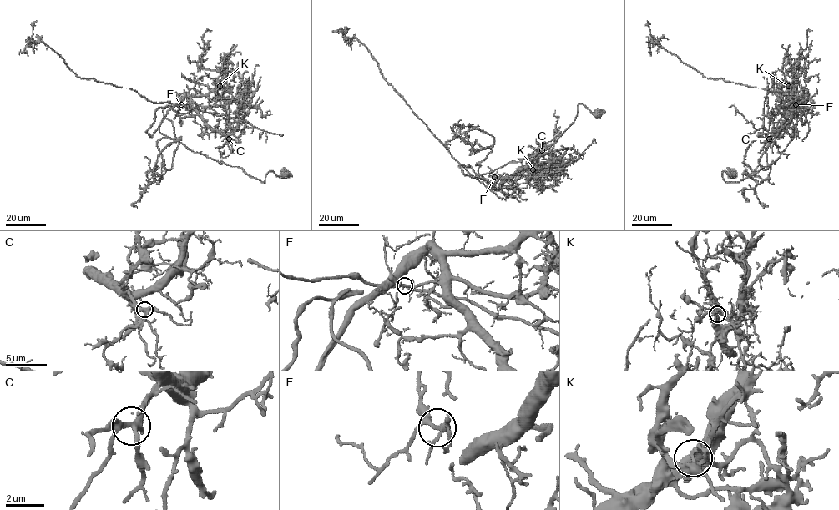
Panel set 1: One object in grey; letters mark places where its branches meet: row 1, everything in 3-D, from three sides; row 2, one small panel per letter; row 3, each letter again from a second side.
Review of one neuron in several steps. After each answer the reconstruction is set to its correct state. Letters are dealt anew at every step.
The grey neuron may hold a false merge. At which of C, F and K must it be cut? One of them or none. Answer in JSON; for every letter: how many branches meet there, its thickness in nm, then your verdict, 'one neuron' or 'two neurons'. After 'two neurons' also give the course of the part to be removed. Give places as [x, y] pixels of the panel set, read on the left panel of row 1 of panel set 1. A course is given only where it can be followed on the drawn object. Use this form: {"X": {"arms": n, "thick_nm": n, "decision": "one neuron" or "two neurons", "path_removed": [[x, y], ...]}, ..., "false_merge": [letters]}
{"C": {"arms": 5, "thick_nm": 320, "decision": "one neuron"}, "F": {"arms": 5, "thick_nm": 200, "decision": "one neuron"}, "K": {"arms": 5, "thick_nm": 200, "decision": "two neurons", "path_removed": [[219, 85], [239, 103], [236, 117], [154, 103], [78, 78], [42, 42], [31, 41], [37, 21]]}, "false_merge": ["K"]}

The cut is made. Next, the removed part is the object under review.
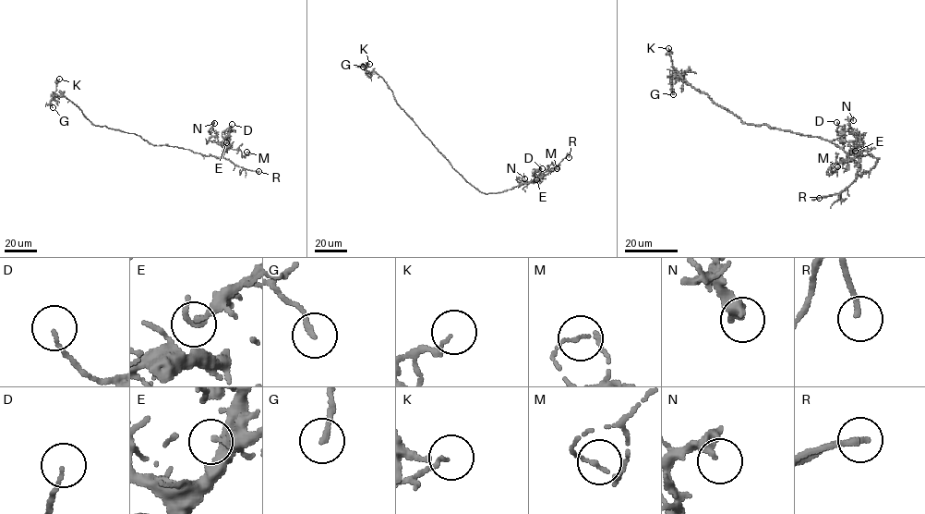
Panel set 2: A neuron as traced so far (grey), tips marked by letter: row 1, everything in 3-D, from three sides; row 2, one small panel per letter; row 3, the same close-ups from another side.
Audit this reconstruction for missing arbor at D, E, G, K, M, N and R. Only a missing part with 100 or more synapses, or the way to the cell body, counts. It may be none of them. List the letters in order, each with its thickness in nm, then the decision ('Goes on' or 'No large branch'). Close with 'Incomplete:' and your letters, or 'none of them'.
D: Thickness 100 nm. No large branch
E: Thickness 280 nm. No large branch
G: Thickness 170 nm. No large branch
K: Thickness 110 nm. No large branch
M: Thickness 100 nm. No large branch
N: Thickness 280 nm. No large branch
R: Thickness 160 nm. Goes on
Incomplete: R

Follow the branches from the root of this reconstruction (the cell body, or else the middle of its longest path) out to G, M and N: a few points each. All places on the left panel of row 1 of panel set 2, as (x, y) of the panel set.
G: (139, 136), (93, 125), (65, 96), (54, 95), (49, 103), (53, 107)
M: (139, 136), (152, 144), (182, 147), (206, 156), (222, 157), (229, 148), (239, 150), (242, 157), (246, 152)
N: (139, 136), (152, 144), (182, 147), (206, 156), (222, 157), (224, 146), (213, 130), (209, 131), (214, 123)

